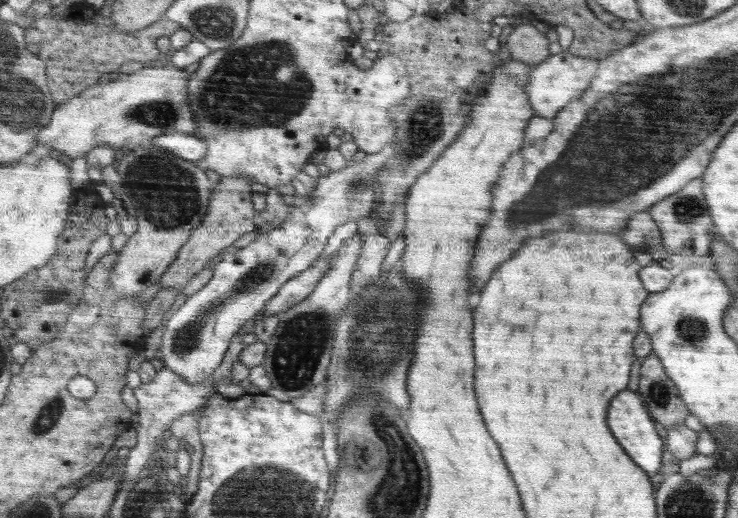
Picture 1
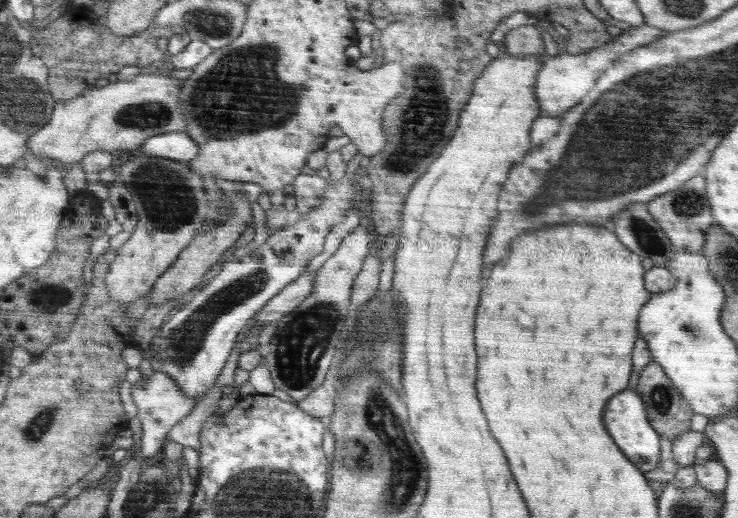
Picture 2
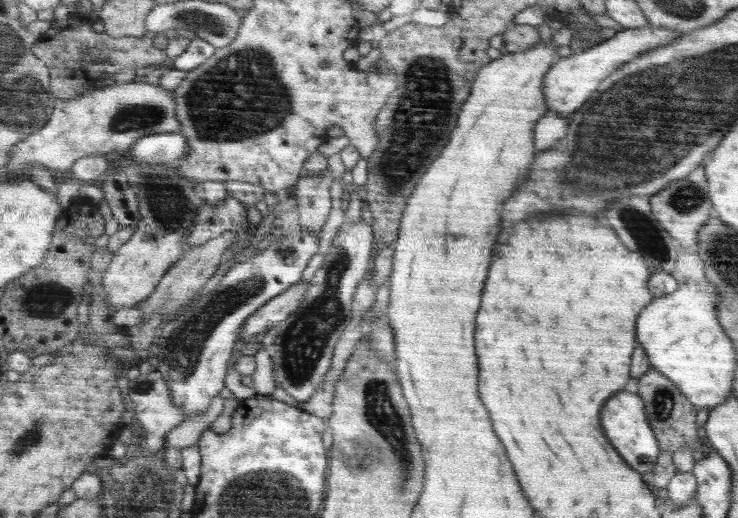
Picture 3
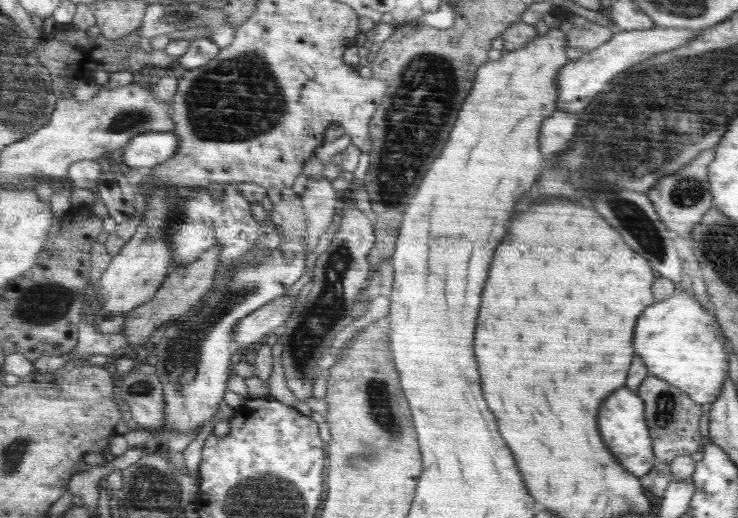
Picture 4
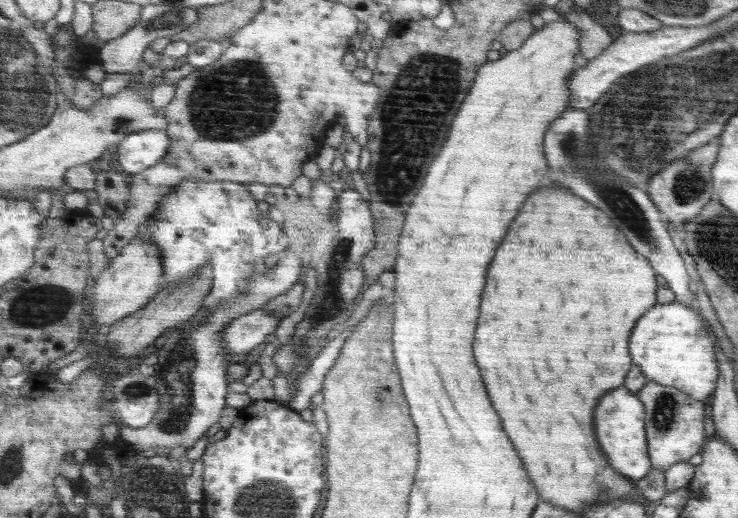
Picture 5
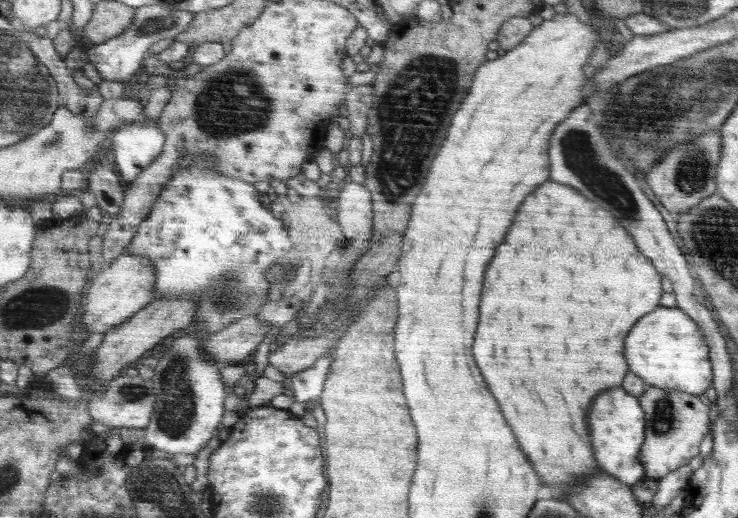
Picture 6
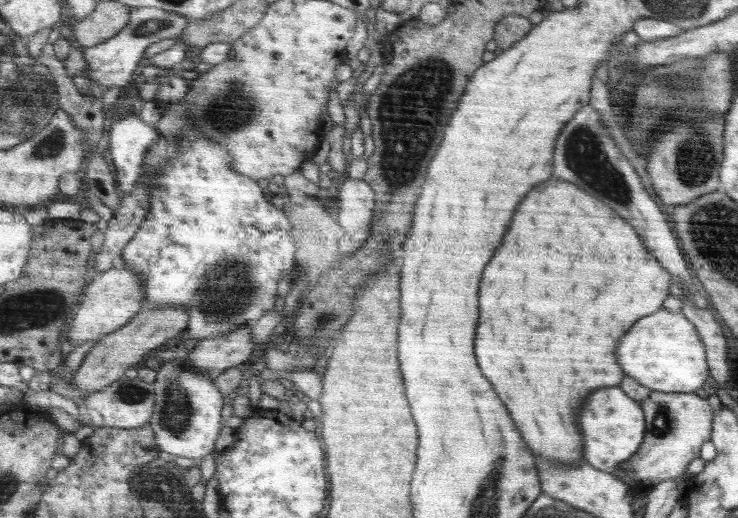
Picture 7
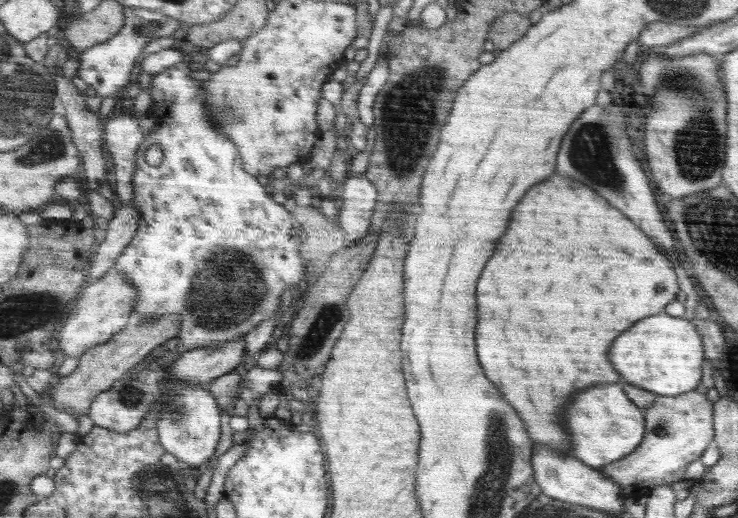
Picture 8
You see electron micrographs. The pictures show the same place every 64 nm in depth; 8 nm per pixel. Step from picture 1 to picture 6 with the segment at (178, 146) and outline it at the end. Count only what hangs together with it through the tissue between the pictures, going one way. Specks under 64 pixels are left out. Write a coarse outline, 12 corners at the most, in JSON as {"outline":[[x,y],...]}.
{"outline":[[152,124],[116,132],[119,174],[127,189],[162,156],[166,134]]}

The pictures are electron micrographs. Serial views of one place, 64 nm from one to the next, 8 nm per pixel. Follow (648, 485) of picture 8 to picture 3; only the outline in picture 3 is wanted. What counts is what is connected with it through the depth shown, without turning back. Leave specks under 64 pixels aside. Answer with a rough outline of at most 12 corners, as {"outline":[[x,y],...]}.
{"outline":[[655,368],[637,393],[661,447],[698,447],[696,405]]}

